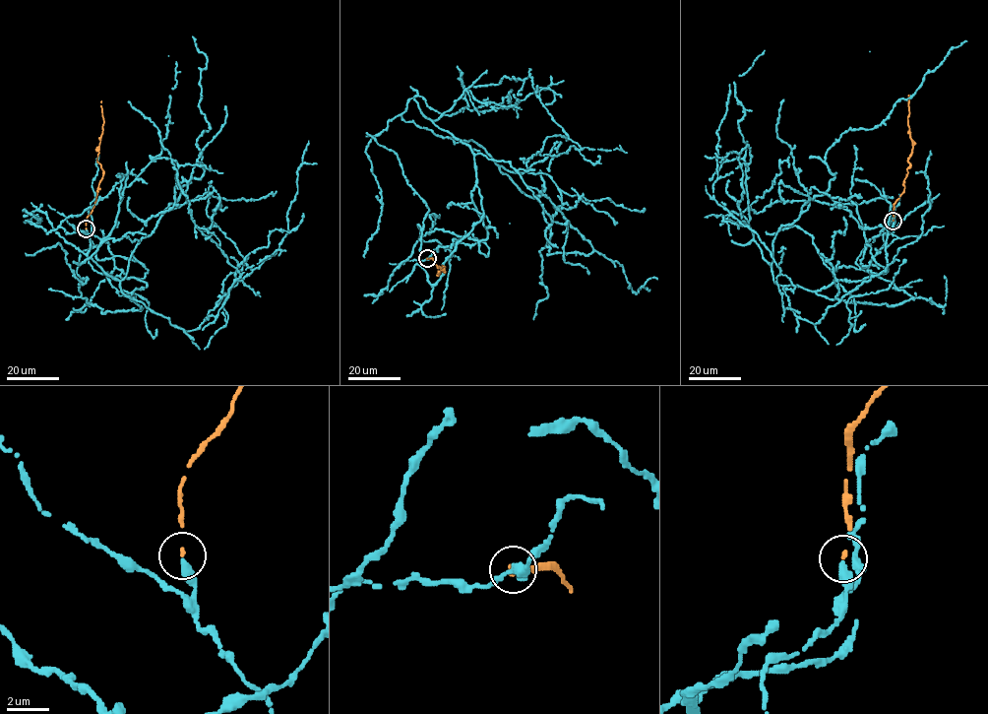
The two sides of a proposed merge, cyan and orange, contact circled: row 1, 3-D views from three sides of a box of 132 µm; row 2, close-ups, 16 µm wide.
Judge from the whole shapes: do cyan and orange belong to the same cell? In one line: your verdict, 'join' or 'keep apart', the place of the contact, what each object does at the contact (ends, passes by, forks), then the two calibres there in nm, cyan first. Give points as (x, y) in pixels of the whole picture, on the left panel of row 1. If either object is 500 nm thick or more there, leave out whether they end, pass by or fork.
keep apart; place (86, 228); cyan ends; orange ends; calibres 360 and 130 nm

